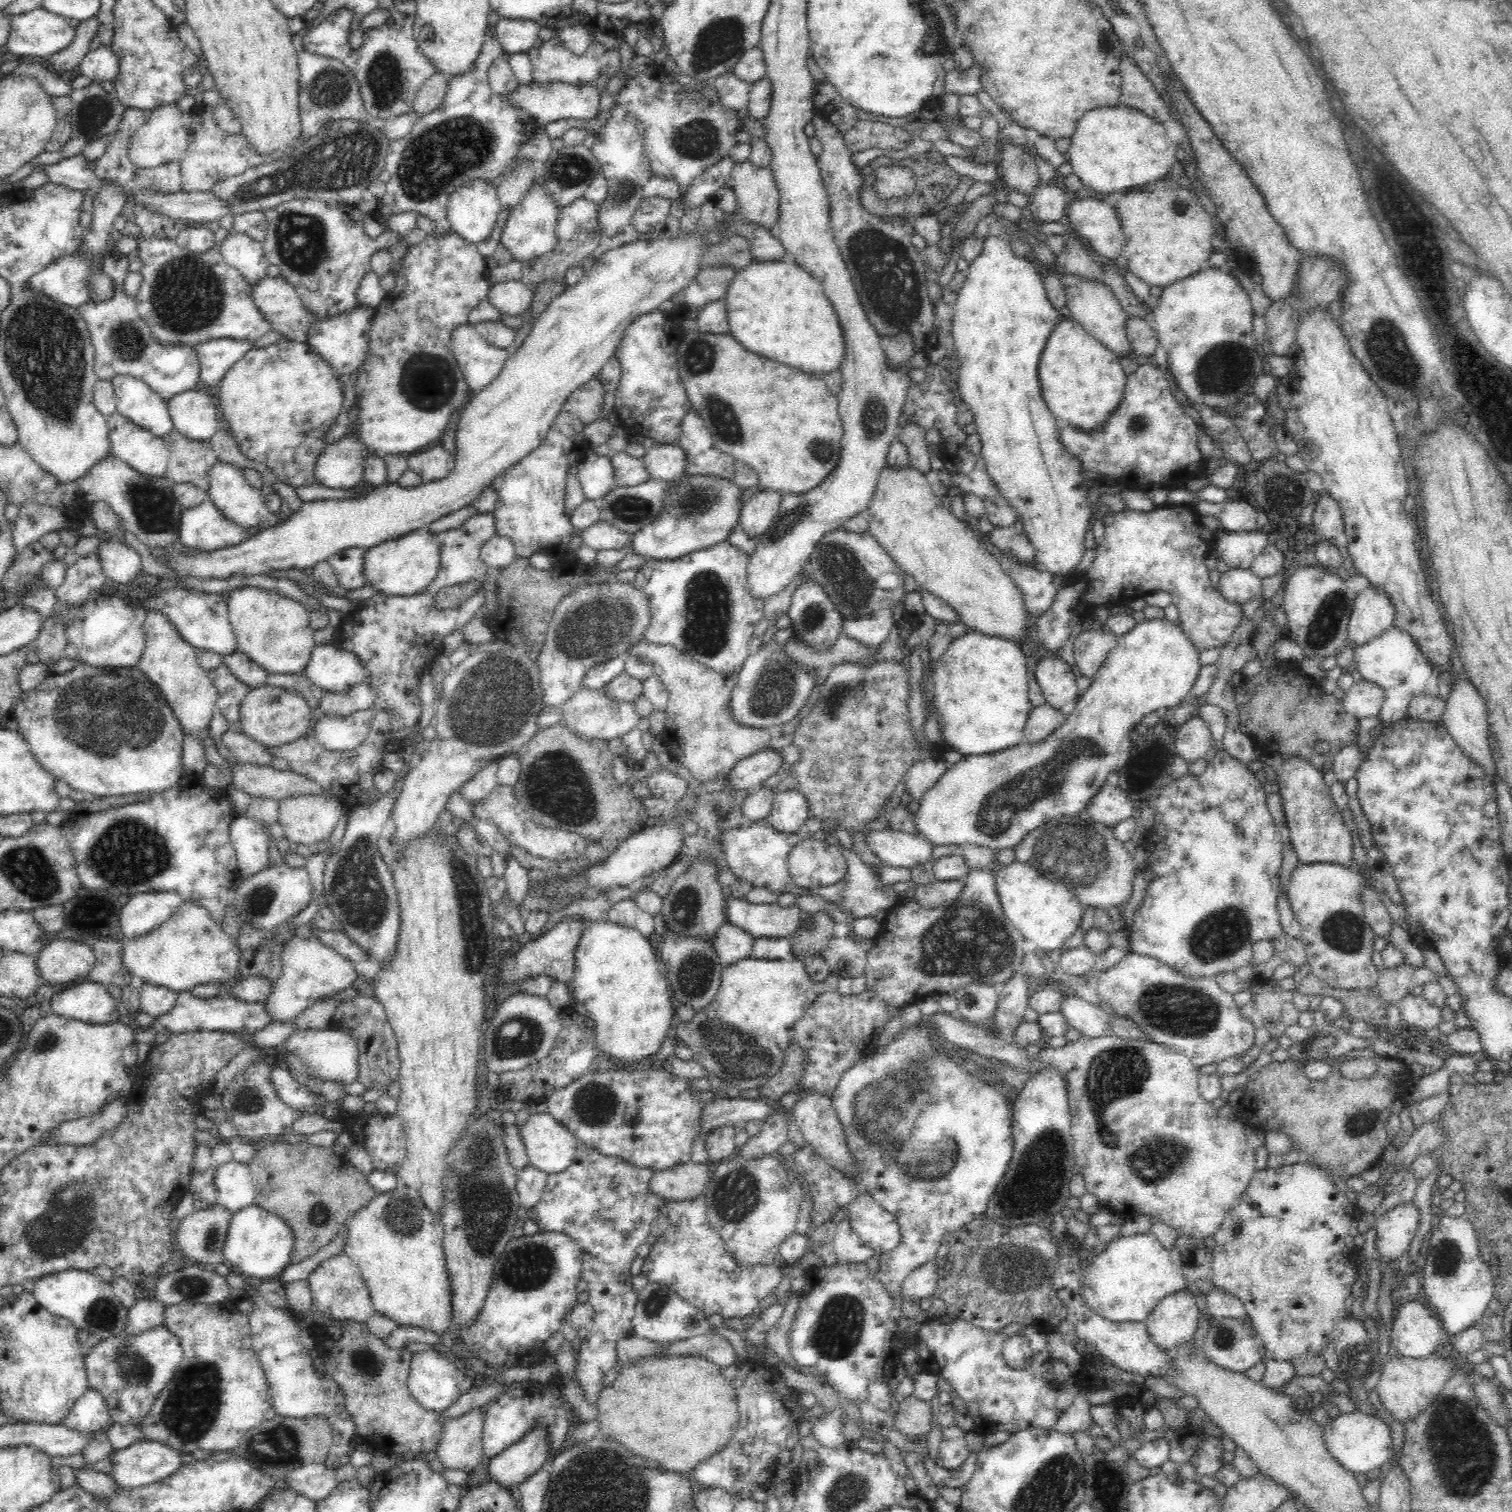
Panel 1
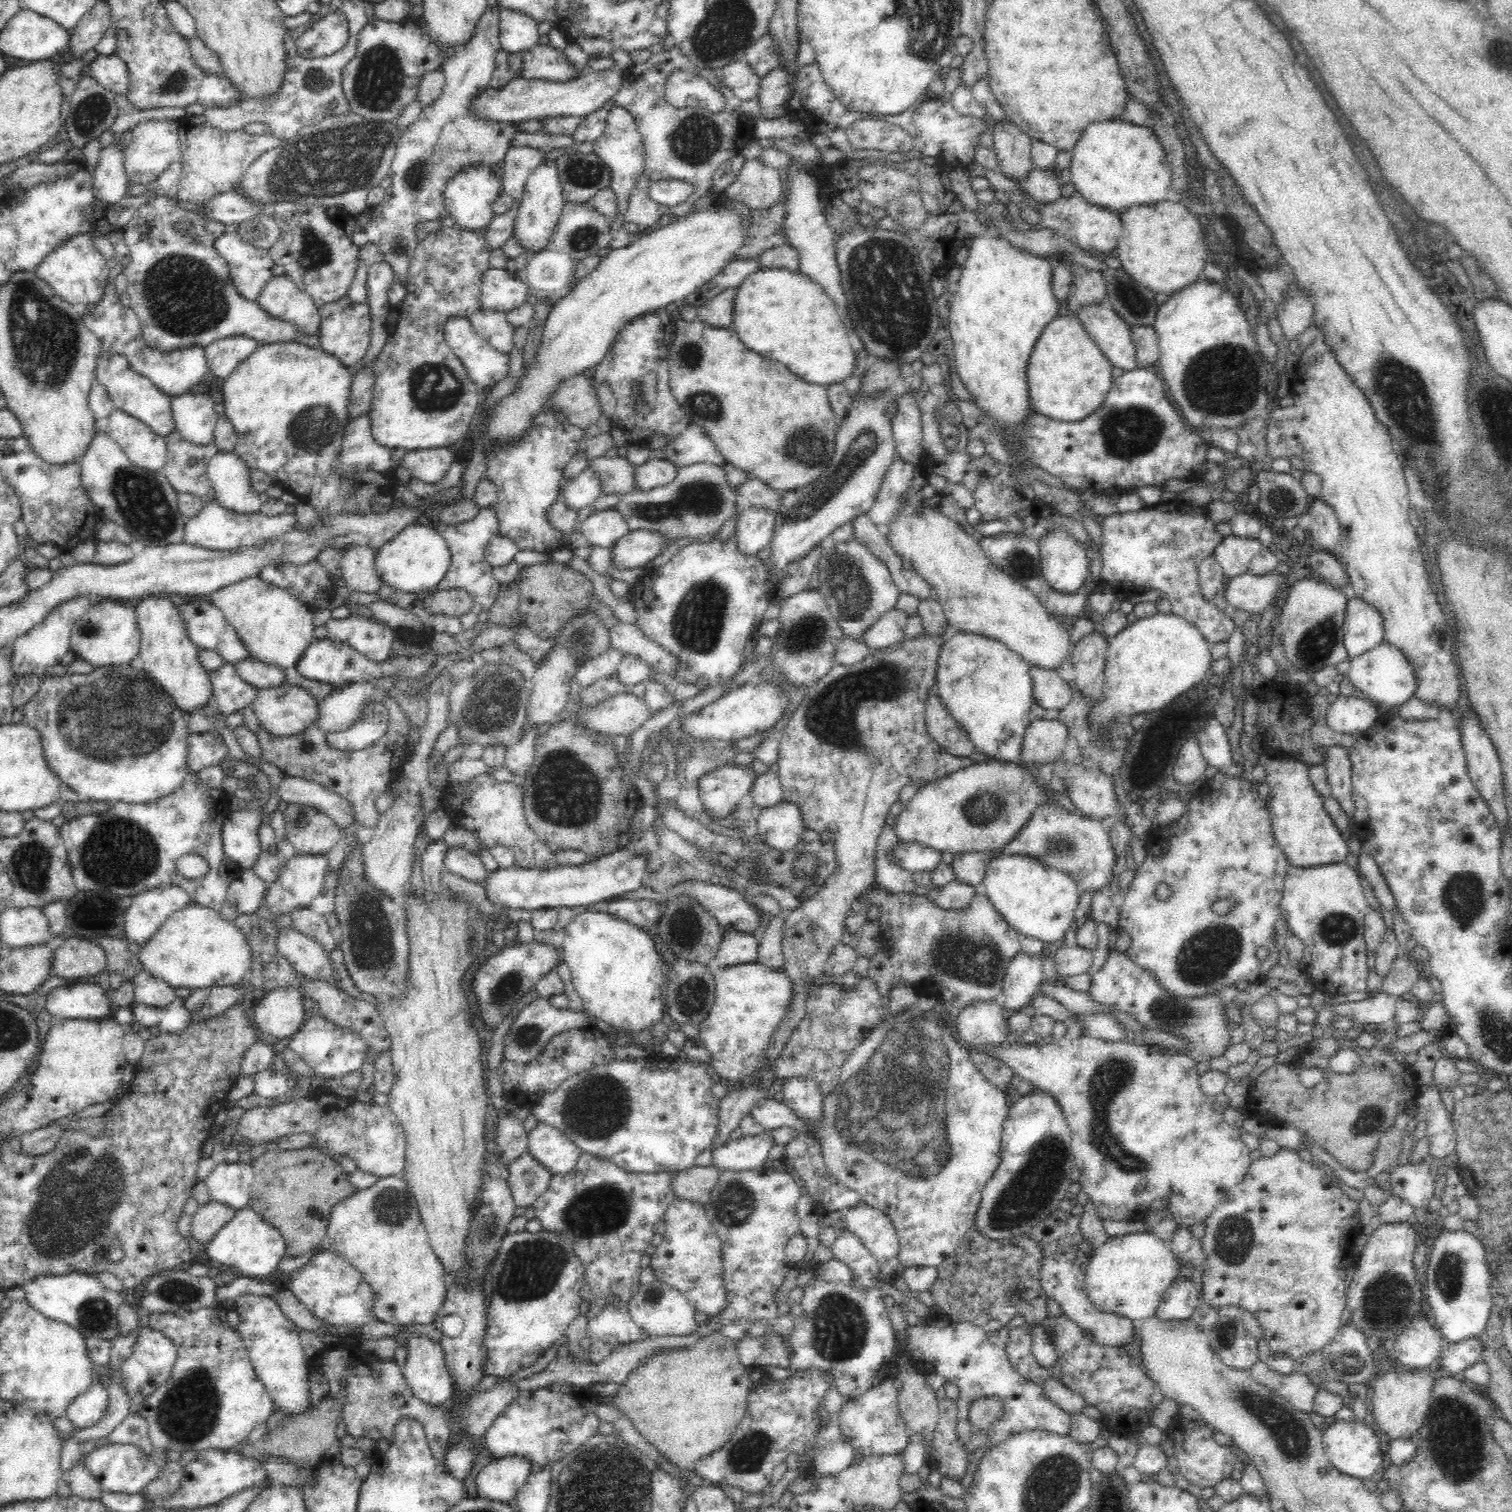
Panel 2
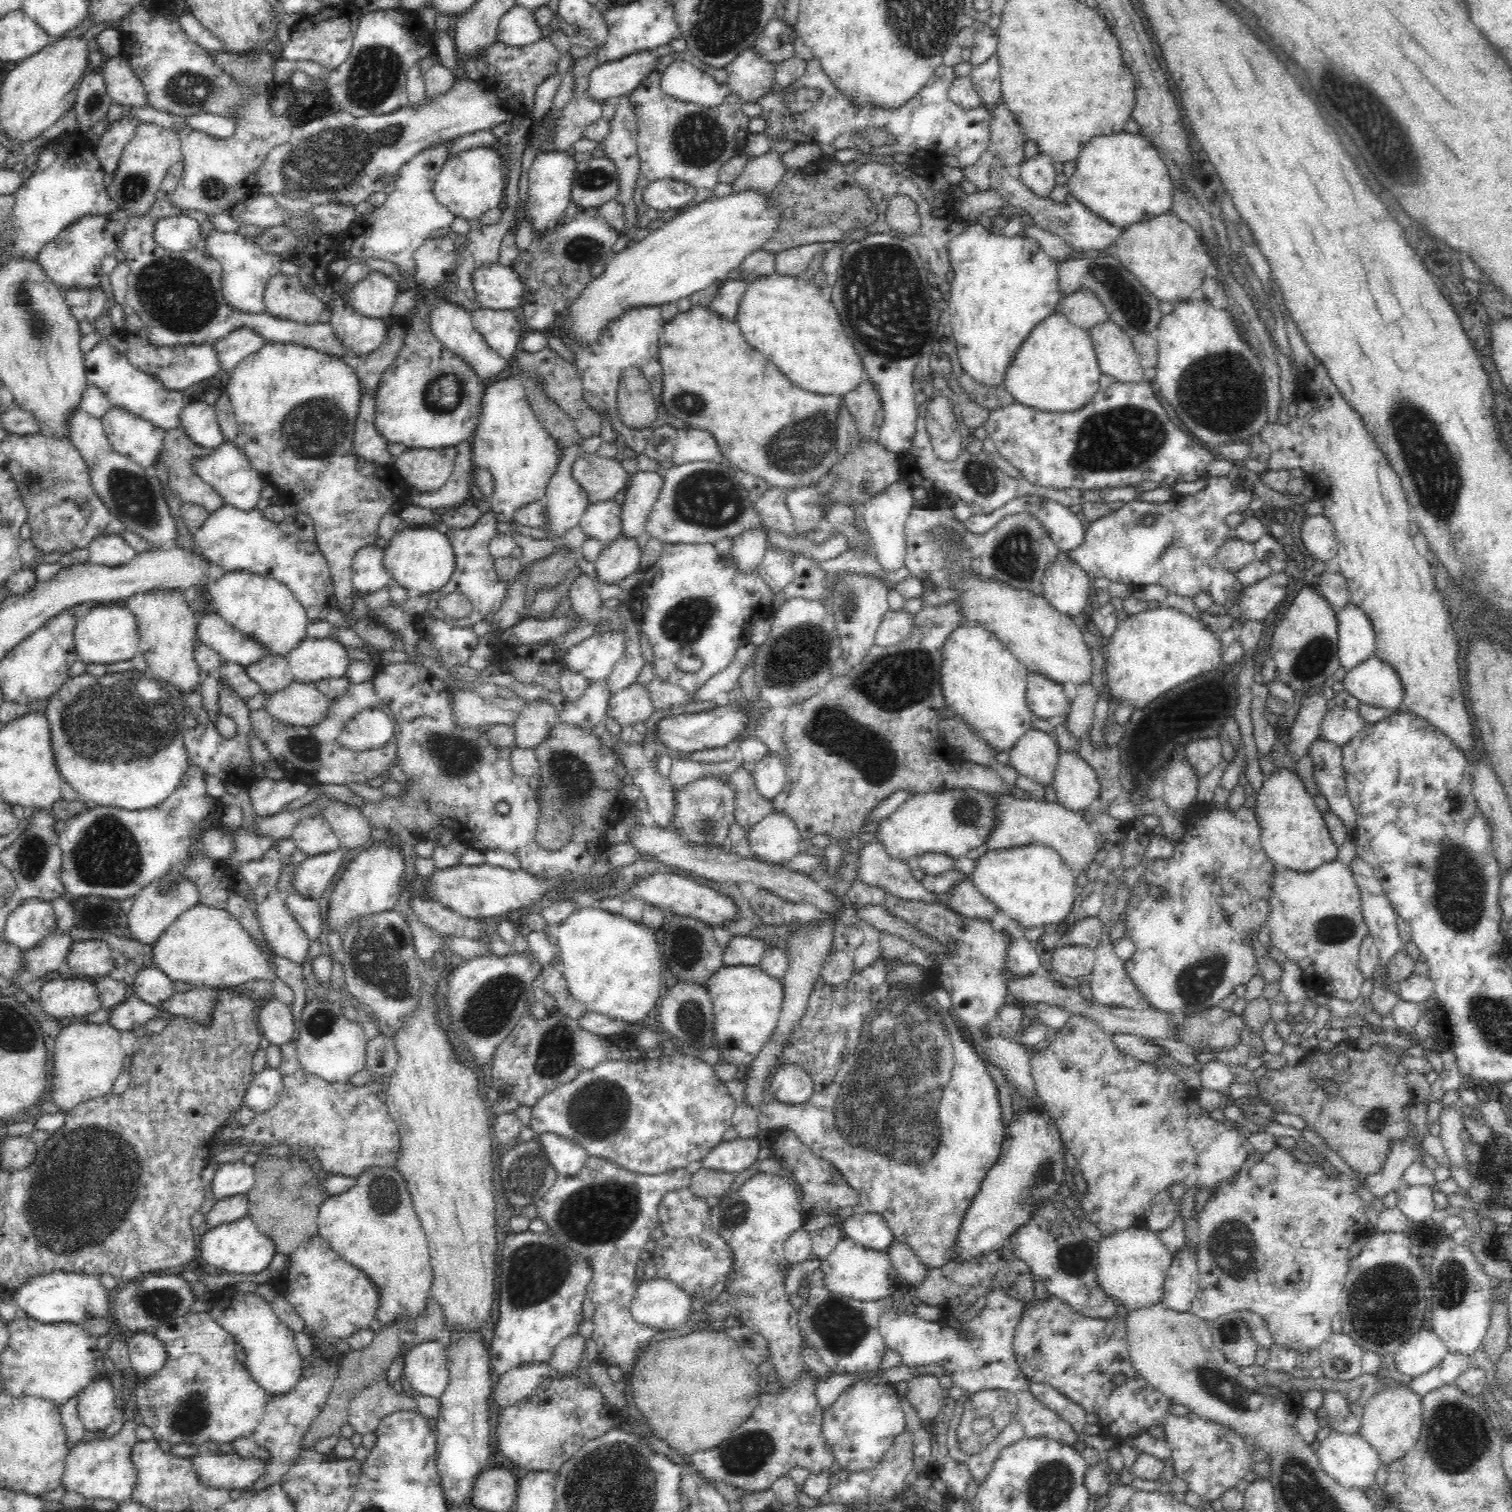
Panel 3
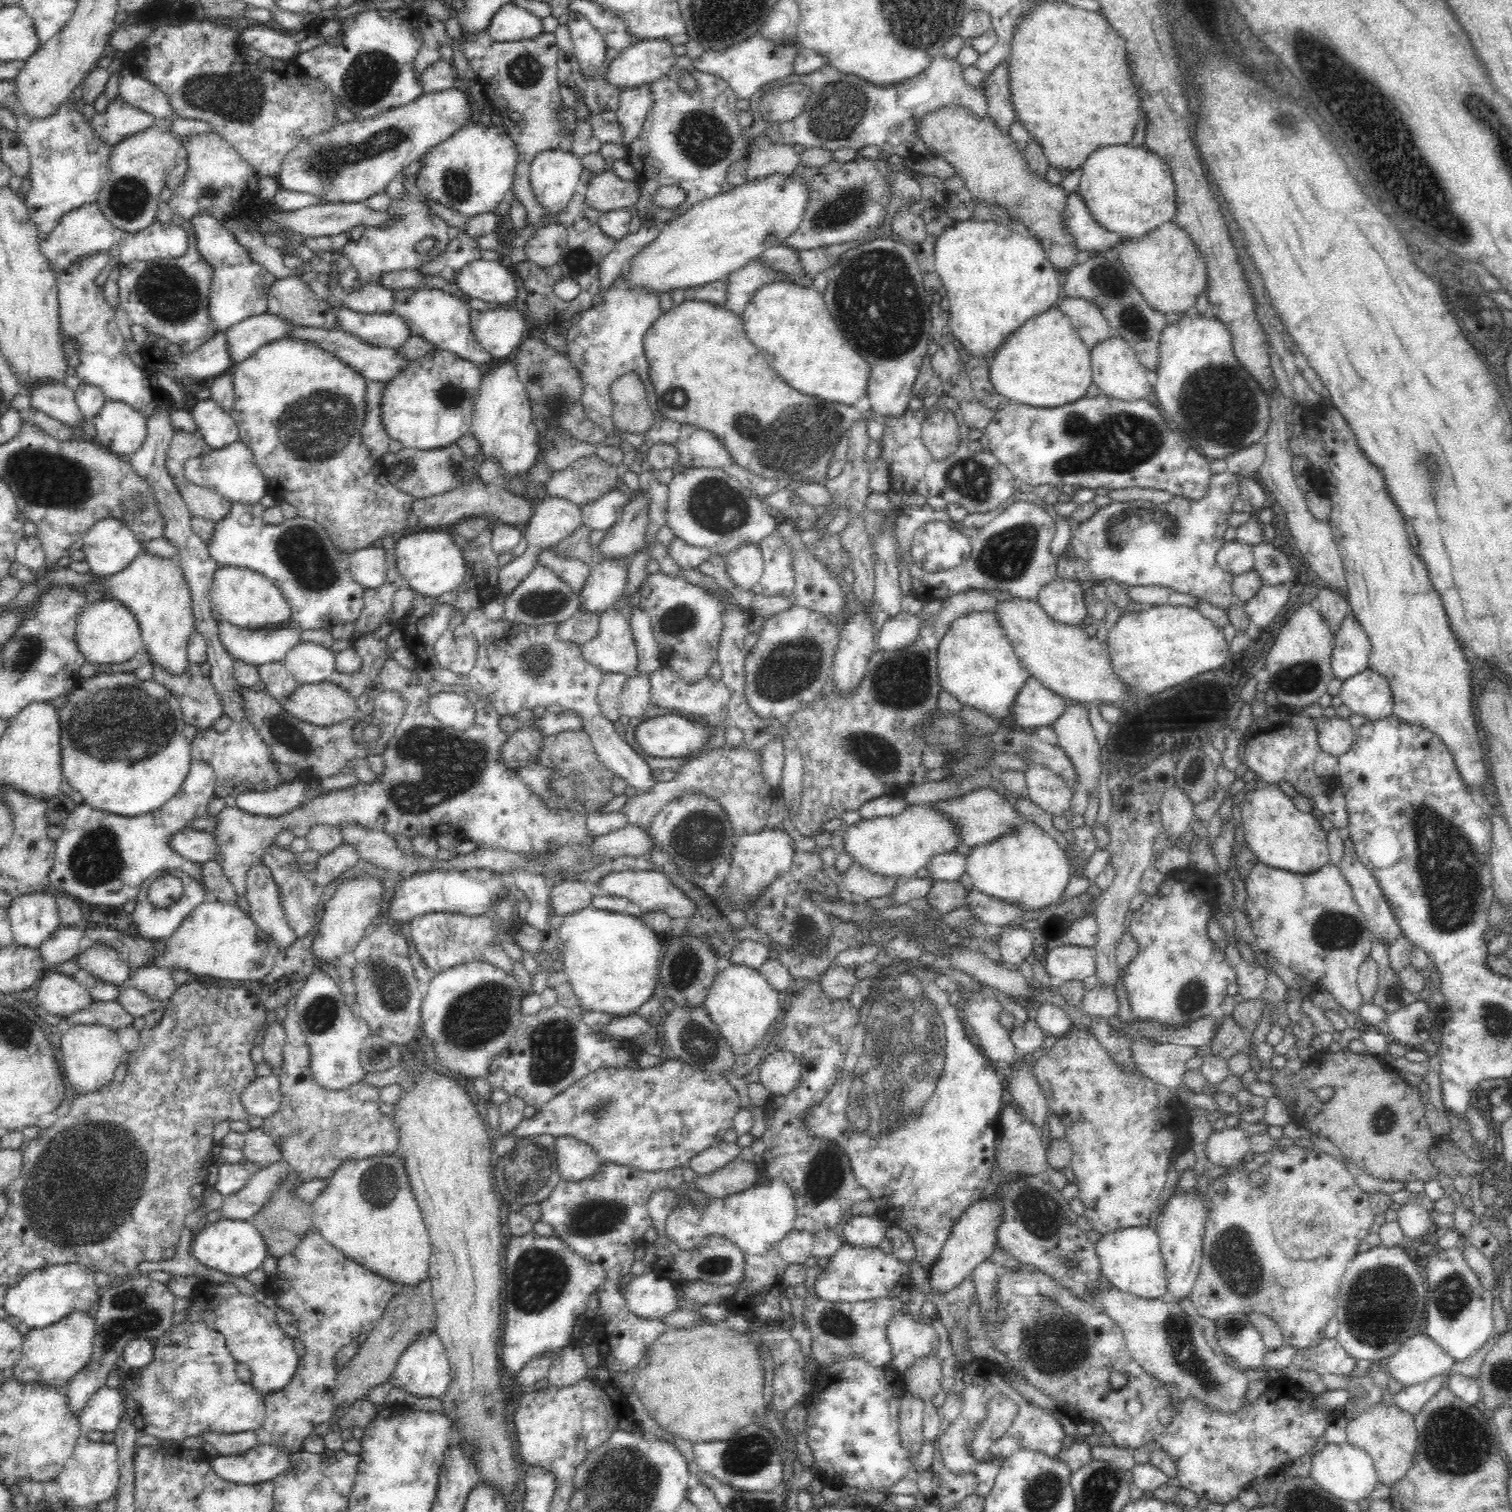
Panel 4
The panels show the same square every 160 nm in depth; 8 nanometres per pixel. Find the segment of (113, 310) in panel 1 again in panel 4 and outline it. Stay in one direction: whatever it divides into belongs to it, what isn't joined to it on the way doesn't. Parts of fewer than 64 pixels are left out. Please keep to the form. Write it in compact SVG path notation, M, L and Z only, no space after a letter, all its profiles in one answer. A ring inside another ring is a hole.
M217 332L217 334L196 348L192 353L182 353L180 346L166 341L162 337L153 336L147 339L142 348L142 354L147 364L144 370L152 375L156 371L164 372L166 376L179 382L198 382L210 376L220 376L220 374L229 371L230 366L233 366L232 357L228 353L228 339L225 332Z

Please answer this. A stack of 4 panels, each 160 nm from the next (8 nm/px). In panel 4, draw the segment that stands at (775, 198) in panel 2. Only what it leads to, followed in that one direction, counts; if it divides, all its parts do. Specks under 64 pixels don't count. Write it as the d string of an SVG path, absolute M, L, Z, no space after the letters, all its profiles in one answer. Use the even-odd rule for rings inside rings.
M765 132L752 140L746 157L748 181L772 175L793 174L801 163L800 154L796 152L794 145L772 142Z

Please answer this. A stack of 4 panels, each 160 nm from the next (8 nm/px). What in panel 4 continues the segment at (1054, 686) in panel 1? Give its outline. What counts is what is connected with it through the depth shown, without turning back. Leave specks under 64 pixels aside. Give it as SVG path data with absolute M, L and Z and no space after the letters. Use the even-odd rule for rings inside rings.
M1028 677L1015 702L1011 704L1010 714L1020 729L1033 731L1036 727L1050 726L1065 710L1069 702L1039 680Z

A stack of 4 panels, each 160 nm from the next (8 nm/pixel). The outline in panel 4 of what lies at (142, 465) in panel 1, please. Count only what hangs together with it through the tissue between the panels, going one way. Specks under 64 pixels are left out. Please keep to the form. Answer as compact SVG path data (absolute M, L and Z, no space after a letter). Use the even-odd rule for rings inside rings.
M109 399L94 416L93 424L96 428L94 441L114 455L124 458L139 451L147 434L147 420L143 414L140 414L133 406Z

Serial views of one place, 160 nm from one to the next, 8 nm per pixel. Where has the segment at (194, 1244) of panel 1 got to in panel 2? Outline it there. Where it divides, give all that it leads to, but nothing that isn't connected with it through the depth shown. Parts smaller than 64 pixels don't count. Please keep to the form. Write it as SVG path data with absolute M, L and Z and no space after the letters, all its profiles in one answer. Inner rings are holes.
M210 1200L207 1204L200 1205L200 1208L191 1215L190 1236L200 1246L207 1246L208 1242L222 1228L236 1210L224 1204Z

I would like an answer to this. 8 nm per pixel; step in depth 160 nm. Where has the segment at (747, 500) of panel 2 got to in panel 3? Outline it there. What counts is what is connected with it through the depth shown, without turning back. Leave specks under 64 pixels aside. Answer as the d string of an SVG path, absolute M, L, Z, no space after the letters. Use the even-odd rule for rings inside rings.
M772 487L754 500L755 509L768 529L781 532L786 537L795 537L793 518L787 507L786 497L787 494L780 487Z

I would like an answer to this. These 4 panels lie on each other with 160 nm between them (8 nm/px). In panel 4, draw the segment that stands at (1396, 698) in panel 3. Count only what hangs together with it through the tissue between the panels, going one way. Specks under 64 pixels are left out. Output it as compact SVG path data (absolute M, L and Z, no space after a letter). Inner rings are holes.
M1370 668L1346 679L1339 697L1351 714L1363 716L1368 721L1392 715L1393 700L1388 681Z

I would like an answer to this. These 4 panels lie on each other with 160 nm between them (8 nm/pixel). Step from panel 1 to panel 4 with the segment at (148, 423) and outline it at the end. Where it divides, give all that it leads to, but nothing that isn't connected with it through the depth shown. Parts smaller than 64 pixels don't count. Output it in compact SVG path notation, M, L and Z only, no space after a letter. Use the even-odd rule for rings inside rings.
M97 252L80 259L66 270L55 273L62 337L64 343L68 340L74 341L74 349L80 361L72 374L81 383L99 387L107 399L133 406L145 417L164 406L169 411L169 422L174 431L182 429L184 432L199 435L191 411L176 409L169 393L158 386L154 374L148 374L132 362L127 342L118 329L115 312L110 309L104 297L103 287L98 286L95 281L108 264L109 256L105 252Z

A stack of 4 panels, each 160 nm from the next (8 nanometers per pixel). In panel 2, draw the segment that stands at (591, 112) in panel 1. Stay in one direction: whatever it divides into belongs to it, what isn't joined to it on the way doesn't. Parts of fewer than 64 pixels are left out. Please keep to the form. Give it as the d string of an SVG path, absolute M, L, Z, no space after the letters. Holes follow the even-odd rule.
M615 68L613 70L594 71L589 74L578 75L572 80L564 82L556 82L544 79L527 79L522 76L514 77L509 80L509 83L504 88L494 89L489 87L486 92L482 92L476 98L476 112L487 117L488 120L503 121L510 123L520 123L522 121L534 122L544 121L547 119L558 119L559 116L586 116L591 112L602 108L604 104L613 98L620 88L622 82L622 70Z

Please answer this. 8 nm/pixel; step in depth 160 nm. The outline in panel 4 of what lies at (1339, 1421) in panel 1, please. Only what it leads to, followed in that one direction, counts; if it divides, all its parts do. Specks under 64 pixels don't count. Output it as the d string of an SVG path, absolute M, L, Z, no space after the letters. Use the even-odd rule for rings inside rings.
M1348 1442L1327 1444L1311 1457L1309 1475L1330 1495L1347 1501L1362 1503L1371 1496L1377 1484L1375 1464L1364 1449Z

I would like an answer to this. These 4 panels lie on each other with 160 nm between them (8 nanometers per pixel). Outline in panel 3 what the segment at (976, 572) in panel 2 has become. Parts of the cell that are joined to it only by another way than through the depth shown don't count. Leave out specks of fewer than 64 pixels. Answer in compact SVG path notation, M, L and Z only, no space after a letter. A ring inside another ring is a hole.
M956 576L956 588L962 590L960 596L961 614L966 618L965 622L980 624L986 630L992 632L1005 644L1005 647L1029 670L1030 673L1038 673L1056 683L1067 687L1071 692L1076 686L1091 683L1092 655L1090 647L1085 643L1083 629L1074 623L1071 617L1056 611L1042 595L1034 595L1033 592L1020 590L994 579L962 578Z

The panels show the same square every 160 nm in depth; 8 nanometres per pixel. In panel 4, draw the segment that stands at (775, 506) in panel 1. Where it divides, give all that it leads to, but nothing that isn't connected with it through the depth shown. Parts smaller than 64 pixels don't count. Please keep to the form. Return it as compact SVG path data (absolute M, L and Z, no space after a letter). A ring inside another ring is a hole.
M741 544L724 554L724 559L726 573L734 581L734 588L747 591L757 589L764 564L758 544Z

